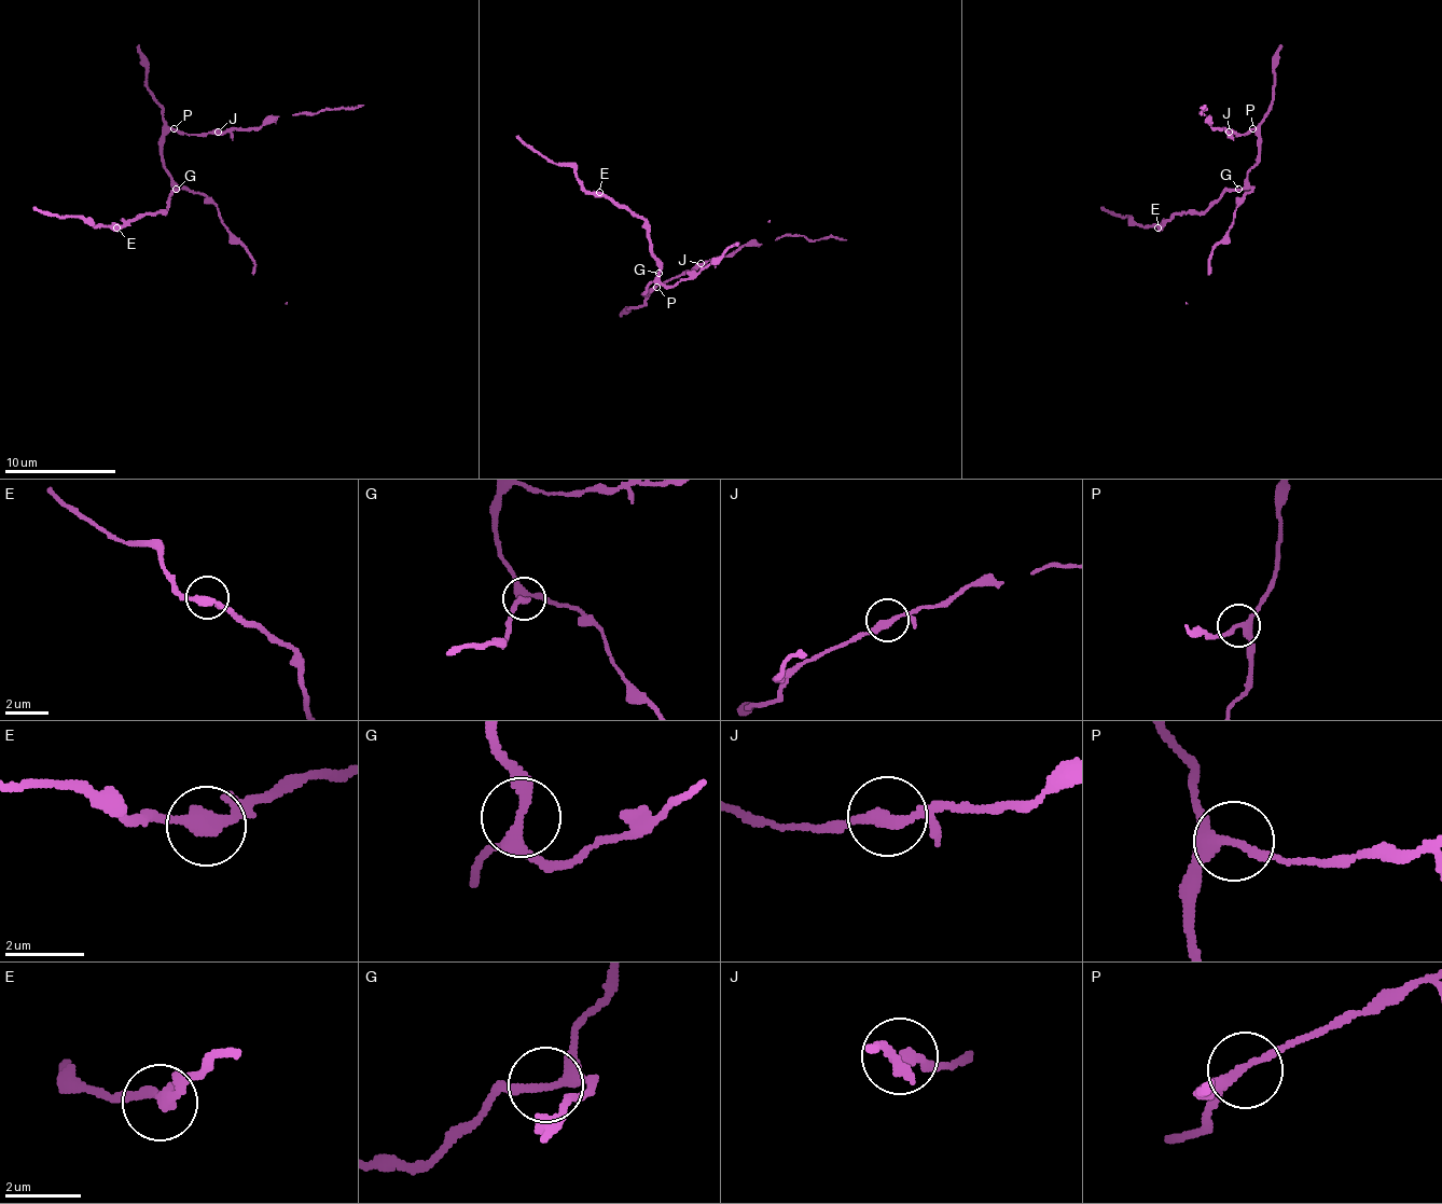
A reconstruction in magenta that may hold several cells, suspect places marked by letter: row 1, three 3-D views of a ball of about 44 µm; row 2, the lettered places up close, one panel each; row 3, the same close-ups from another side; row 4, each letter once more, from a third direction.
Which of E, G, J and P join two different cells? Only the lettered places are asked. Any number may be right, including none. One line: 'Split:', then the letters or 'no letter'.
Split: no letter

